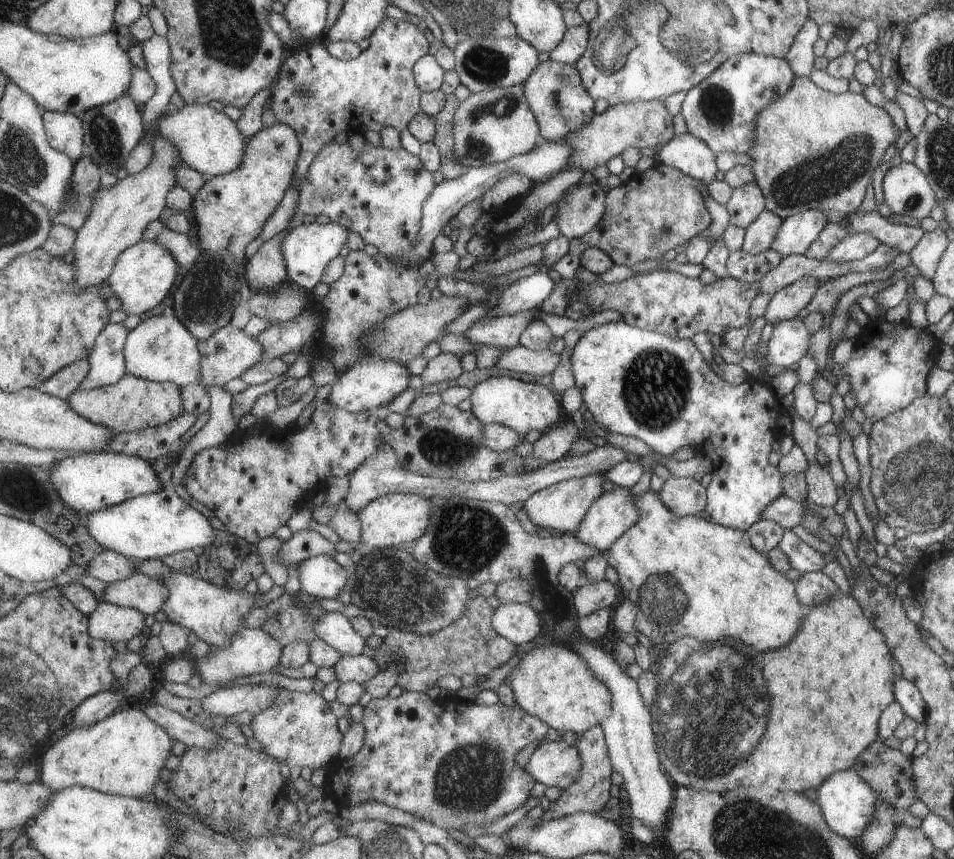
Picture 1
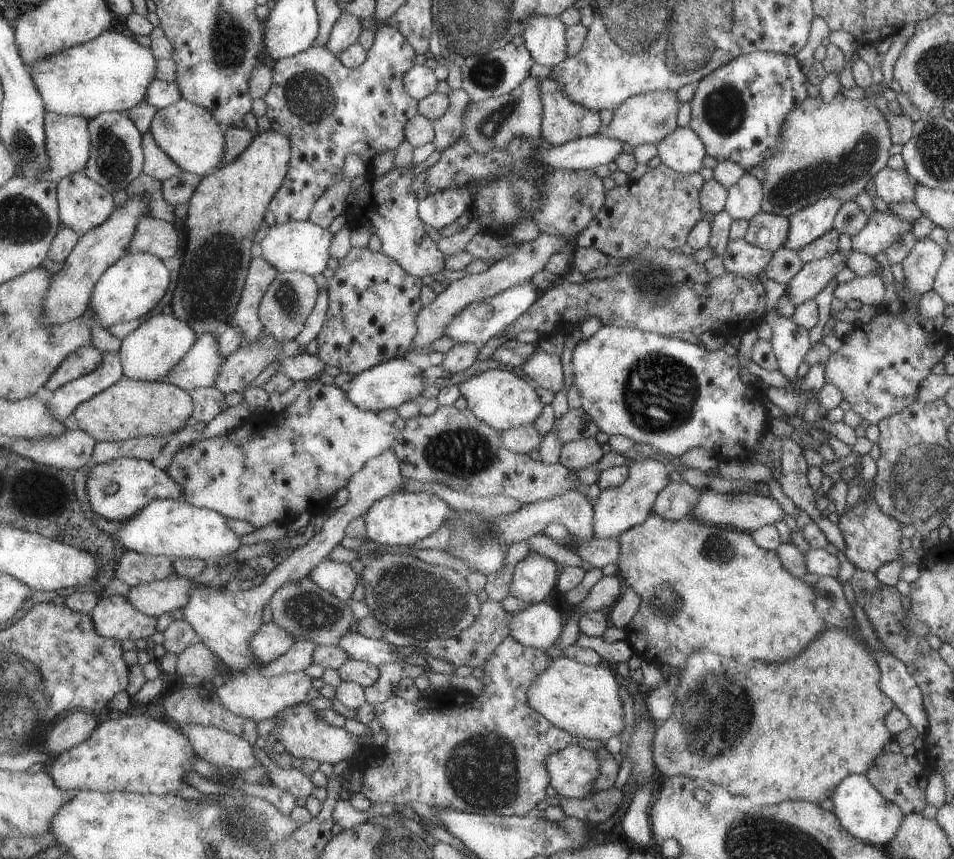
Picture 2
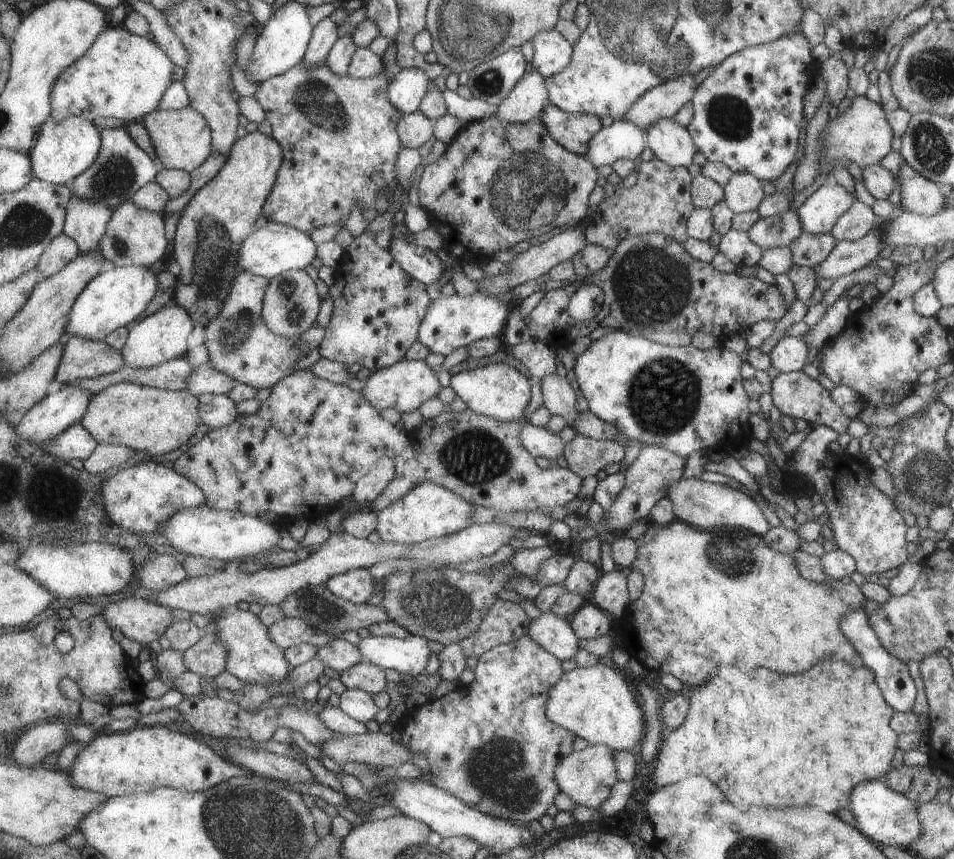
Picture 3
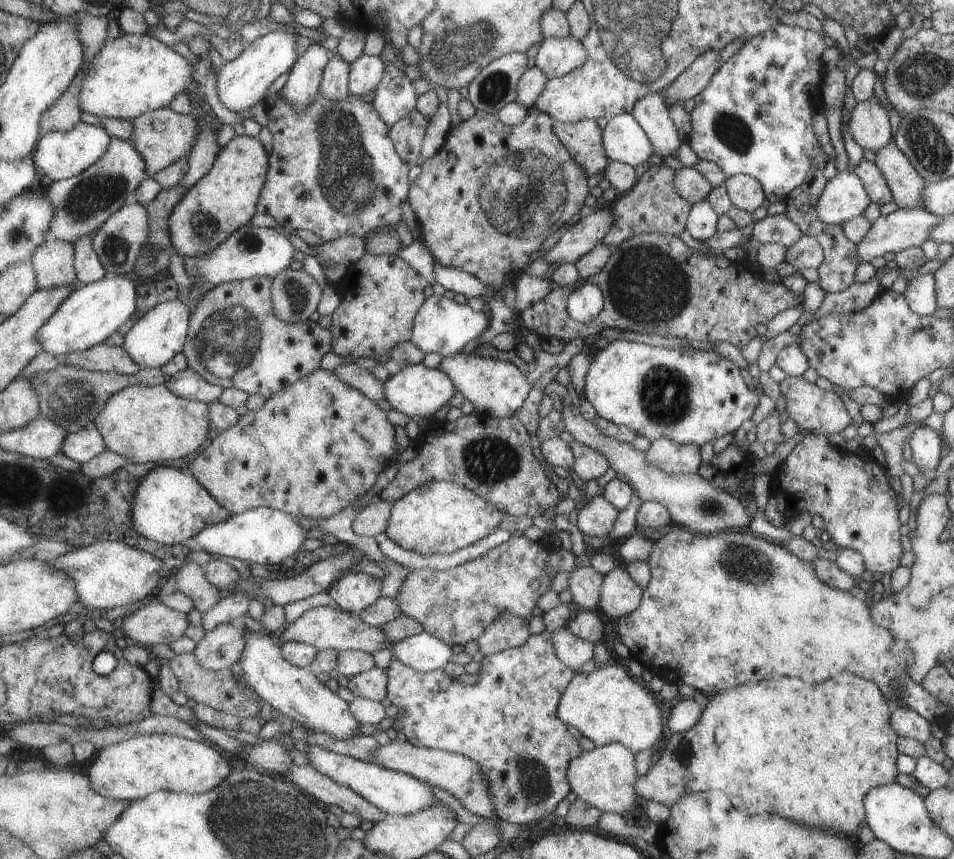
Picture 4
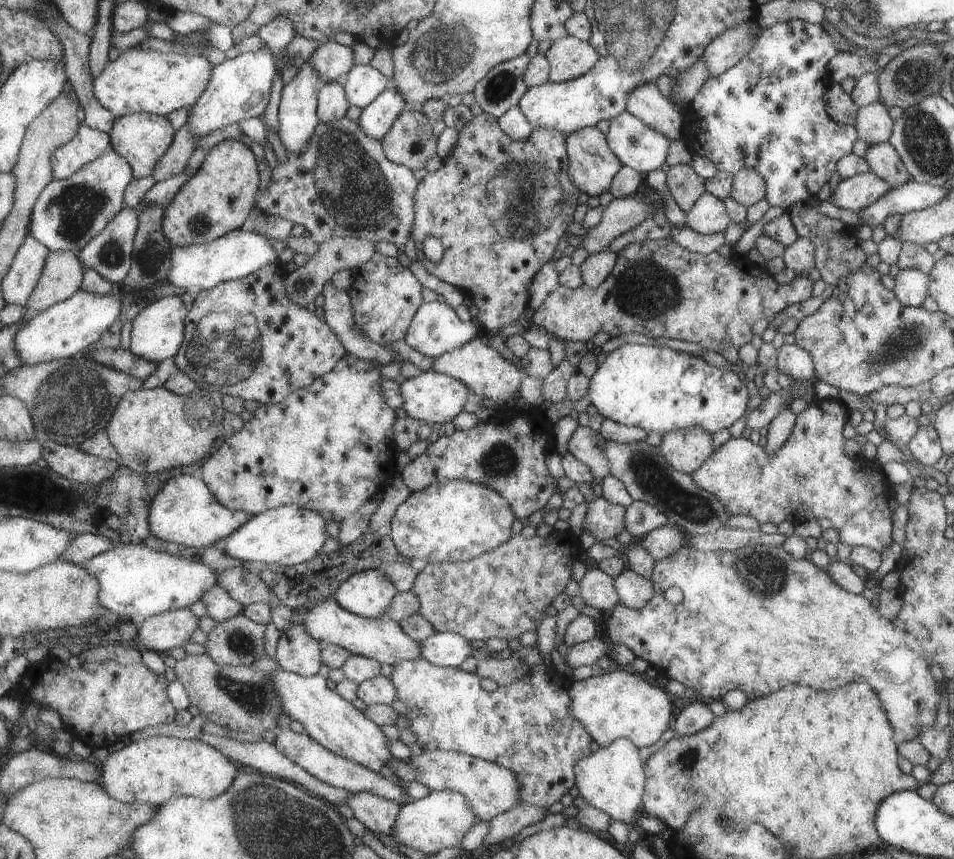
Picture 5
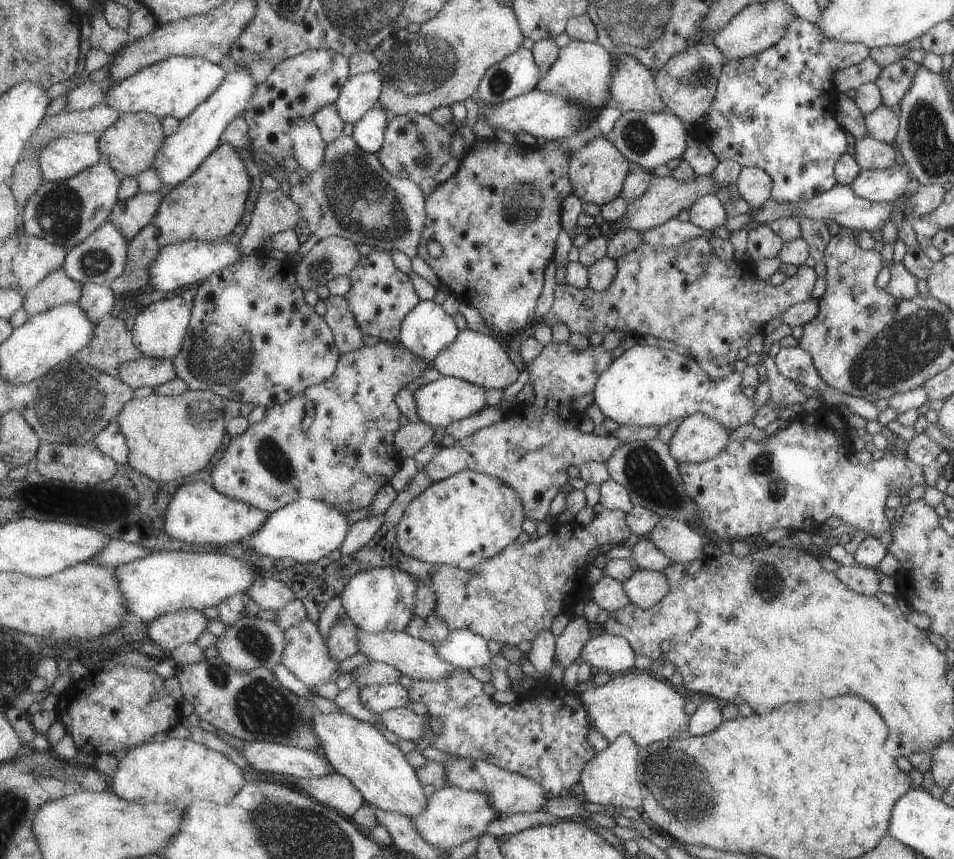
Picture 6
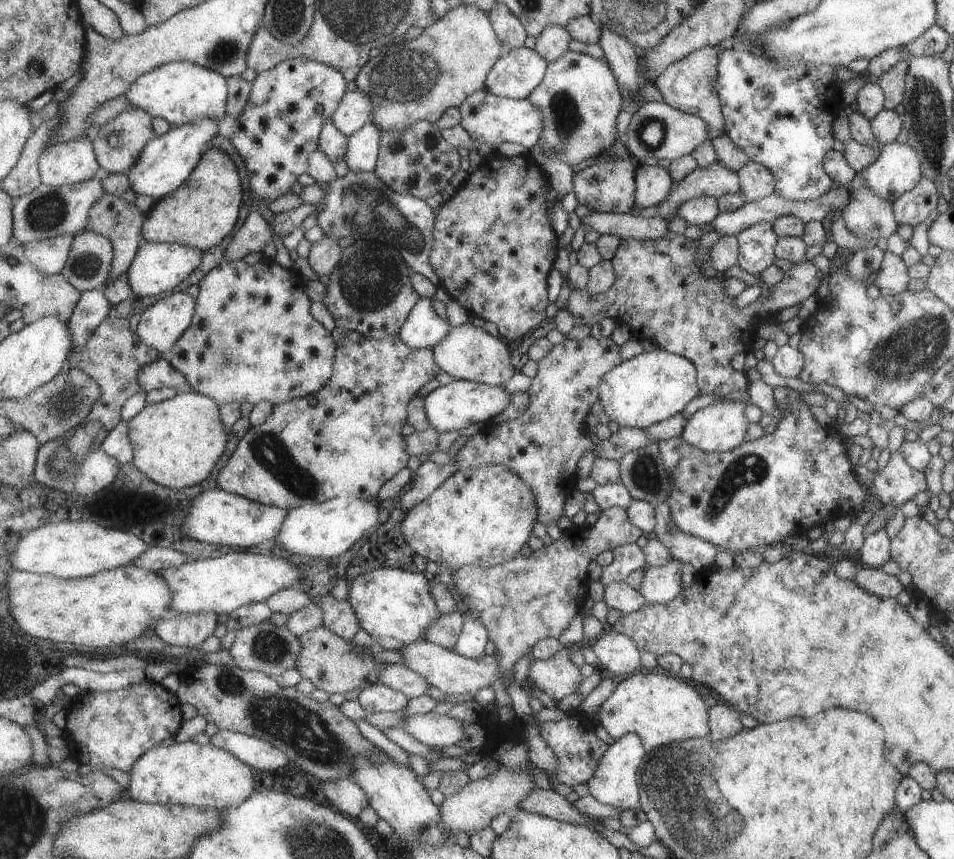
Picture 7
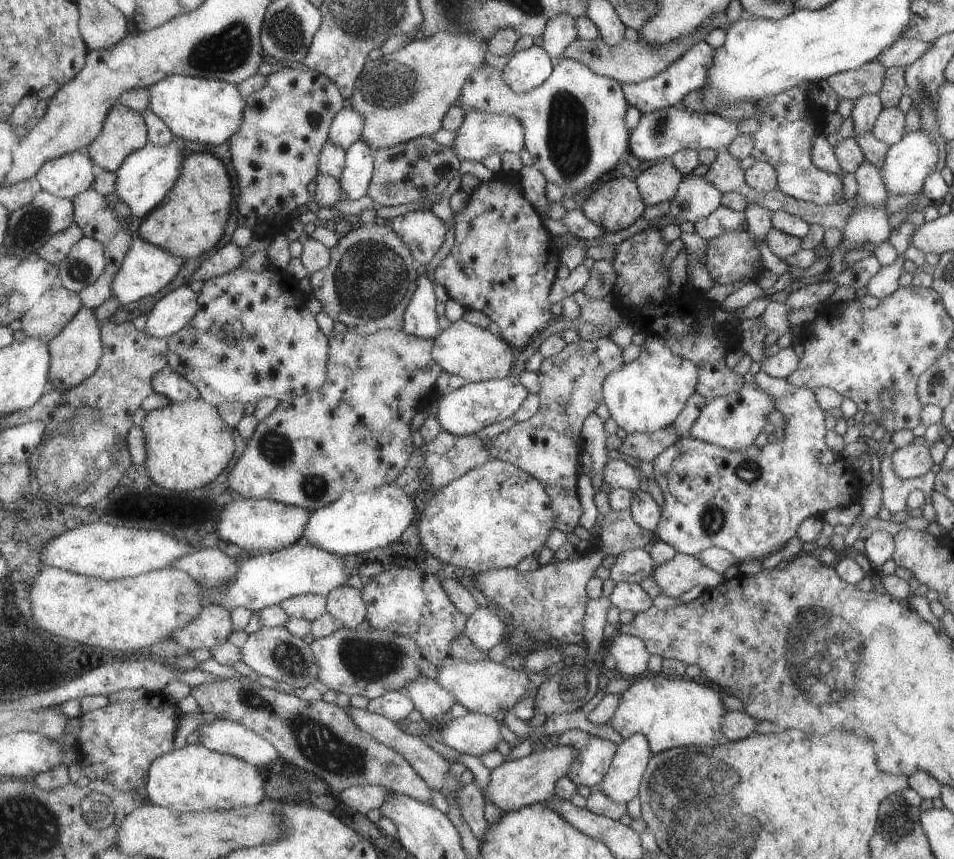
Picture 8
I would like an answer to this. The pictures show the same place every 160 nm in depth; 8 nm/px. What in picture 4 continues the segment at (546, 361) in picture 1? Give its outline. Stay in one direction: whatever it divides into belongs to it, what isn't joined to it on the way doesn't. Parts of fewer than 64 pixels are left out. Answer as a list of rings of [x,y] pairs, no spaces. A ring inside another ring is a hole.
[[[561,398],[561,409],[564,421],[566,422],[566,430],[575,438],[575,440],[585,443],[593,450],[599,451],[609,463],[609,466],[621,474],[635,494],[642,501],[655,501],[662,503],[670,513],[671,523],[679,528],[685,528],[696,535],[713,535],[723,530],[739,530],[749,526],[750,520],[747,518],[747,511],[744,504],[735,496],[729,494],[723,489],[719,489],[711,484],[707,479],[699,476],[697,473],[685,474],[667,474],[665,471],[655,468],[646,461],[646,454],[633,448],[630,444],[617,442],[615,439],[609,438],[597,428],[594,421],[585,420],[579,413],[579,407],[574,407],[571,403],[569,406],[563,404]]]

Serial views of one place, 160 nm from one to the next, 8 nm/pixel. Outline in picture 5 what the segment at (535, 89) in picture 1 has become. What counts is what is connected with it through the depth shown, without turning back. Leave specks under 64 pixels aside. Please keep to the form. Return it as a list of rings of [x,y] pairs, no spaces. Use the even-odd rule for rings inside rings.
[[[585,127],[567,137],[568,153],[570,154],[570,175],[581,192],[587,196],[601,196],[610,188],[610,182],[618,174],[623,165],[610,149],[606,135],[597,127]]]

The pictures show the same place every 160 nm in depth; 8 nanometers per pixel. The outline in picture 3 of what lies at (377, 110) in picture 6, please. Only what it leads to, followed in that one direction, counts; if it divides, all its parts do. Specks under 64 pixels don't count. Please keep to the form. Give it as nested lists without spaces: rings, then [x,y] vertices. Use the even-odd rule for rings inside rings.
[[[421,68],[402,69],[391,82],[391,101],[403,115],[420,111],[423,100],[431,92],[431,76]]]

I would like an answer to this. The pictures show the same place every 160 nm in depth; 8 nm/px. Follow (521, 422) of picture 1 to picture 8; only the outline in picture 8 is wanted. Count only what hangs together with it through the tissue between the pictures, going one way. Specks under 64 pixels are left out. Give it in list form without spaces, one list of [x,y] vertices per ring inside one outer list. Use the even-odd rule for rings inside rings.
[[[461,319],[451,324],[435,339],[432,350],[435,360],[445,371],[466,378],[469,383],[502,379],[512,374],[517,350],[501,334],[497,336],[487,327],[480,328]]]

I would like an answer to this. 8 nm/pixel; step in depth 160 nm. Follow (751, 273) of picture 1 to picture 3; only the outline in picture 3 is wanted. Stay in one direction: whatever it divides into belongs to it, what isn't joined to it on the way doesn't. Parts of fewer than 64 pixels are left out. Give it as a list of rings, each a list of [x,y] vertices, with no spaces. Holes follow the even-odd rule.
[[[733,229],[721,235],[721,242],[717,244],[716,250],[736,267],[755,266],[763,254],[759,246],[749,241],[746,232]]]

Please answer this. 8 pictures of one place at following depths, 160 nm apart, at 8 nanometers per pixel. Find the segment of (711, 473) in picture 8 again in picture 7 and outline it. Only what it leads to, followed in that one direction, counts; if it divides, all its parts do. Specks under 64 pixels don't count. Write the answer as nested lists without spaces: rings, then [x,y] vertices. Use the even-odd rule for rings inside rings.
[[[772,387],[772,396],[776,408],[782,412],[775,430],[758,439],[743,441],[742,445],[730,451],[702,451],[681,441],[681,437],[658,442],[659,454],[669,476],[670,492],[666,503],[670,508],[671,522],[677,530],[710,542],[733,555],[747,549],[761,550],[781,544],[784,536],[817,528],[817,524],[825,520],[853,516],[869,498],[867,494],[877,496],[883,505],[899,506],[913,498],[915,493],[925,490],[924,471],[909,466],[899,449],[891,453],[881,471],[874,472],[870,487],[861,486],[855,472],[856,462],[851,462],[851,450],[847,450],[847,438],[843,438],[844,434],[839,432],[837,425],[823,426],[823,422],[819,422],[819,418],[811,412],[811,406],[798,401],[797,391]]]

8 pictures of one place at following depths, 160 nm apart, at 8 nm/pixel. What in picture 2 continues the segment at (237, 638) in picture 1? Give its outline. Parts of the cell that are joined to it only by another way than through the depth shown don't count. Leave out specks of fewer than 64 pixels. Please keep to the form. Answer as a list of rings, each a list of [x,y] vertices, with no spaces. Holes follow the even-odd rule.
[[[271,621],[265,623],[255,634],[251,643],[251,650],[260,661],[268,665],[289,652],[297,641],[299,640],[296,640],[291,631],[285,630],[275,621]]]

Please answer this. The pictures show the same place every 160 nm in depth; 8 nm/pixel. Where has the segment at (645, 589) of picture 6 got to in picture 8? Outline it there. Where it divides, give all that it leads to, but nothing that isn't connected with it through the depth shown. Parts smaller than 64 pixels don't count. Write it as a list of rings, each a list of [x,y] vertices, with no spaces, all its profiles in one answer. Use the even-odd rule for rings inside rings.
[[[675,553],[667,562],[656,565],[651,576],[665,596],[678,598],[693,586],[717,586],[723,575],[704,566],[696,555]]]

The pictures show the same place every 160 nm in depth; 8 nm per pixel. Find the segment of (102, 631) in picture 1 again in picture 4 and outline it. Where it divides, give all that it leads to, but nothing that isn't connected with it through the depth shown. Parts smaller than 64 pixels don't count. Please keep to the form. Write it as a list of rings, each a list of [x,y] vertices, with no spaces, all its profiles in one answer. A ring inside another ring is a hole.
[[[158,598],[130,614],[122,625],[129,642],[145,647],[181,640],[190,626],[187,613],[166,606]]]

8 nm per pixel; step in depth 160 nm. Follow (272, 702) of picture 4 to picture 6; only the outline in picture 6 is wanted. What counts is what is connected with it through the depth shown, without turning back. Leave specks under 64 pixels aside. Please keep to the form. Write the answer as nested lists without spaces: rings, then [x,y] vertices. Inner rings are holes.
[[[314,707],[313,726],[319,735],[322,747],[334,770],[350,778],[366,798],[366,802],[384,811],[401,813],[411,818],[420,815],[427,808],[428,798],[423,792],[423,783],[418,770],[409,764],[405,753],[396,745],[391,744],[371,724],[343,712],[323,714]]]

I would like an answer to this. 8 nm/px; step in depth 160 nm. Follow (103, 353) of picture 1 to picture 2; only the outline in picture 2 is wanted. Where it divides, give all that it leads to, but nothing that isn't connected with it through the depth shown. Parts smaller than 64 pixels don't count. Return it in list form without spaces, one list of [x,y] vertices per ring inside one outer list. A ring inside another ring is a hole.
[[[104,353],[104,361],[97,370],[64,384],[53,393],[48,402],[50,411],[65,422],[81,403],[117,384],[124,376],[119,353]]]

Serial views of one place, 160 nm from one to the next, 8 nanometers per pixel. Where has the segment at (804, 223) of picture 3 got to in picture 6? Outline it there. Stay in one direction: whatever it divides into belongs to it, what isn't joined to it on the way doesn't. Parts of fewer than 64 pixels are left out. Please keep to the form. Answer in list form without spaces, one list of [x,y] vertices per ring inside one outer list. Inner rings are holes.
[[[895,163],[884,169],[860,169],[849,186],[855,196],[876,203],[892,203],[903,196],[912,177],[905,163]]]

